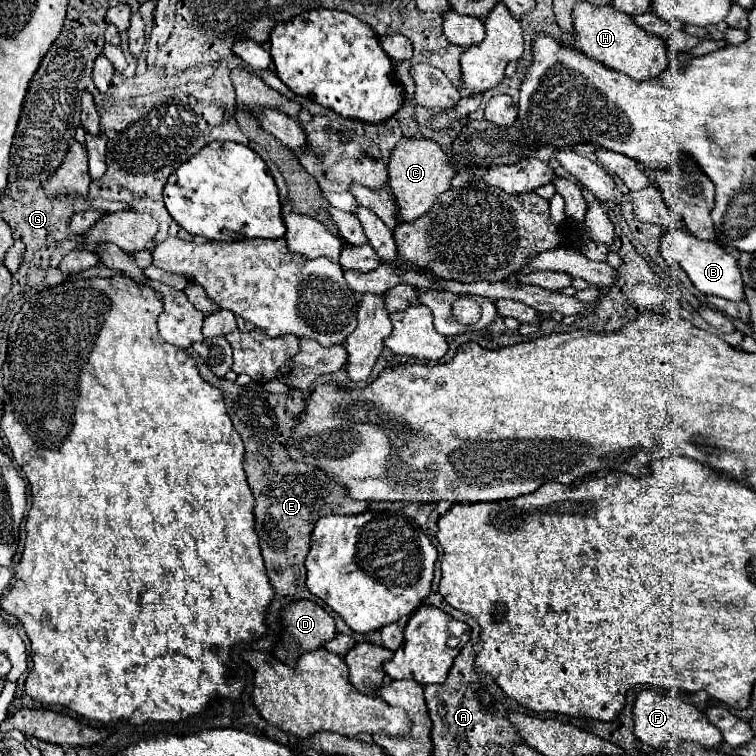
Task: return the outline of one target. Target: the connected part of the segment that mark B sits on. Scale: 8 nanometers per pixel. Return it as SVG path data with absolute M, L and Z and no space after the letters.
M669 229L661 237L661 245L659 245L661 255L667 259L669 259L669 243L671 243L671 261L677 263L689 275L691 283L701 293L723 297L729 301L743 301L743 279L741 279L737 259L733 255L729 255L723 247L719 247L713 241L701 241L701 239L685 233L683 229Z

